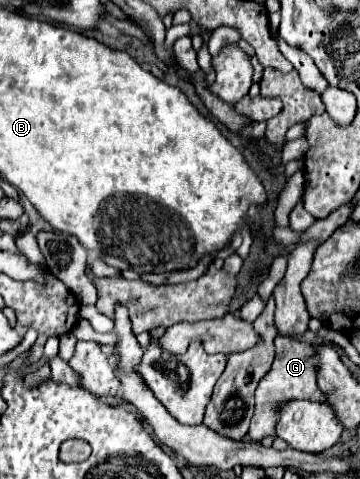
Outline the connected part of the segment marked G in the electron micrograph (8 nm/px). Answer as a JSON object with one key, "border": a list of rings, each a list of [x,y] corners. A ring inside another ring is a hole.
{"border":[[[278,335],[274,339],[274,349],[276,349],[274,365],[256,389],[256,411],[248,431],[252,441],[262,441],[268,435],[276,437],[274,427],[278,423],[278,407],[282,407],[282,403],[288,403],[290,399],[308,399],[316,403],[326,403],[326,395],[318,389],[318,383],[316,383],[316,373],[318,373],[316,347],[304,341],[296,341],[294,337]]]}

